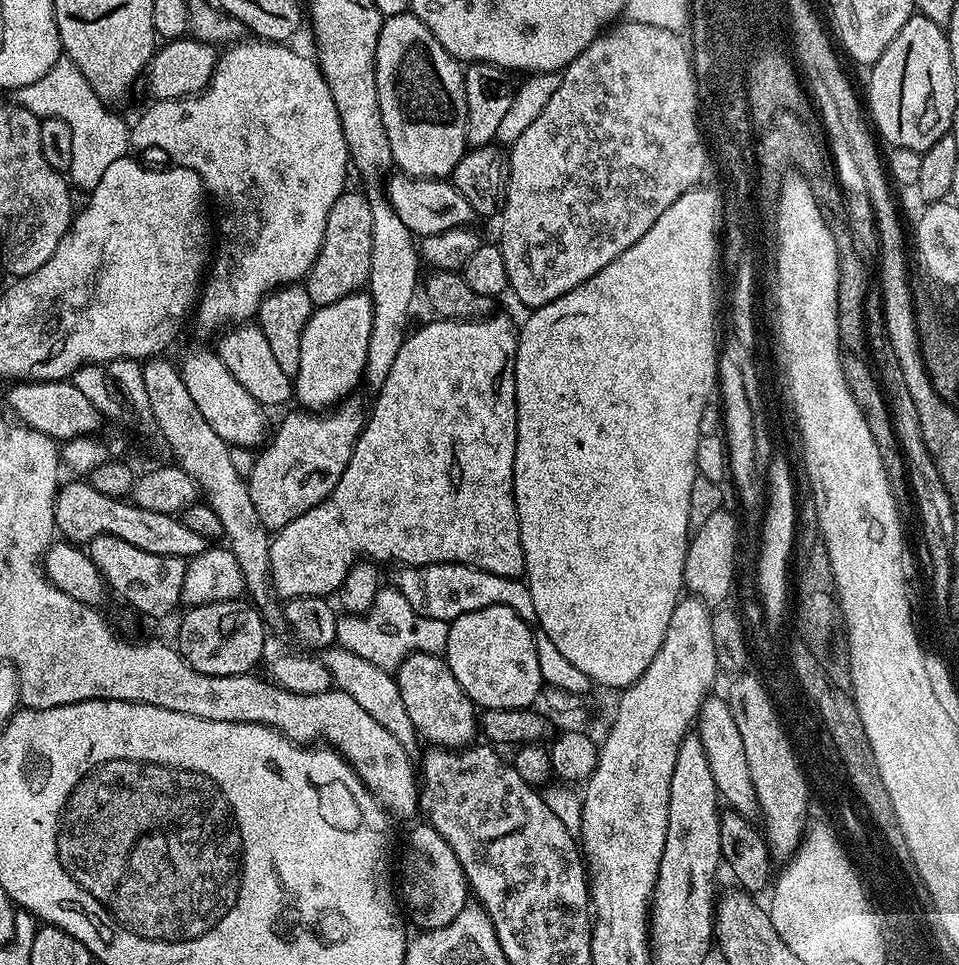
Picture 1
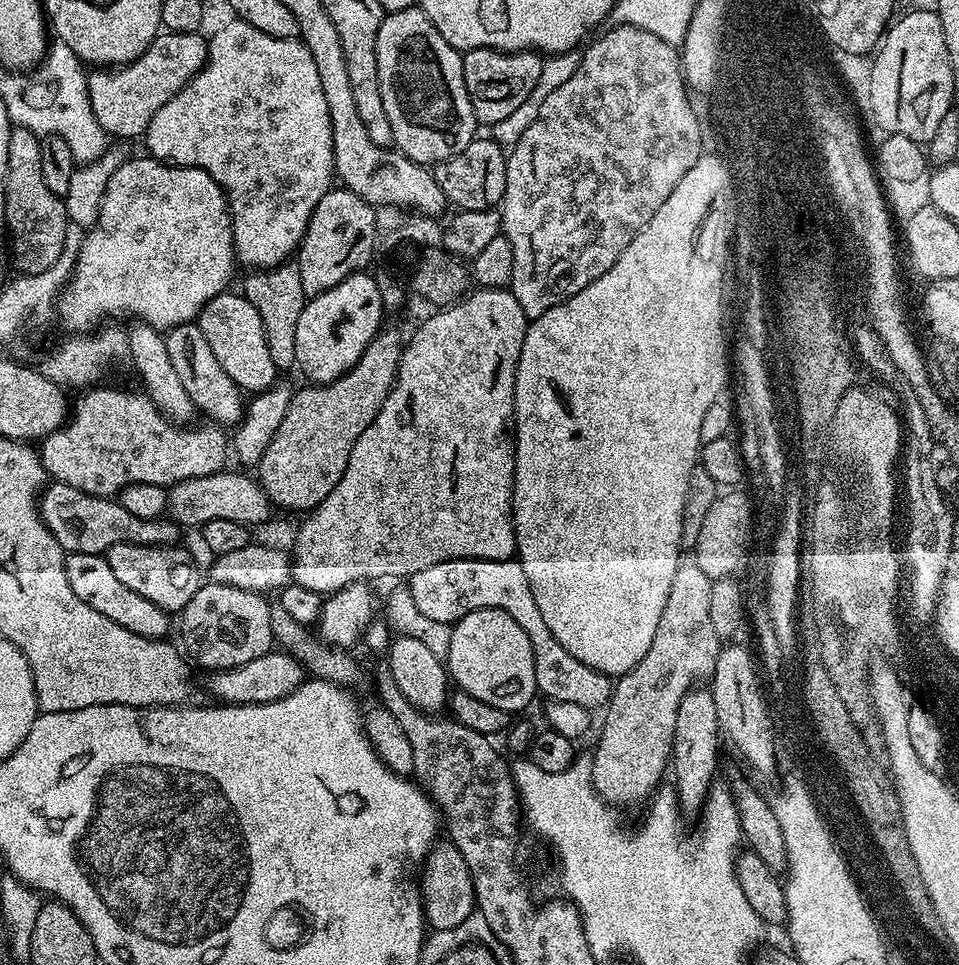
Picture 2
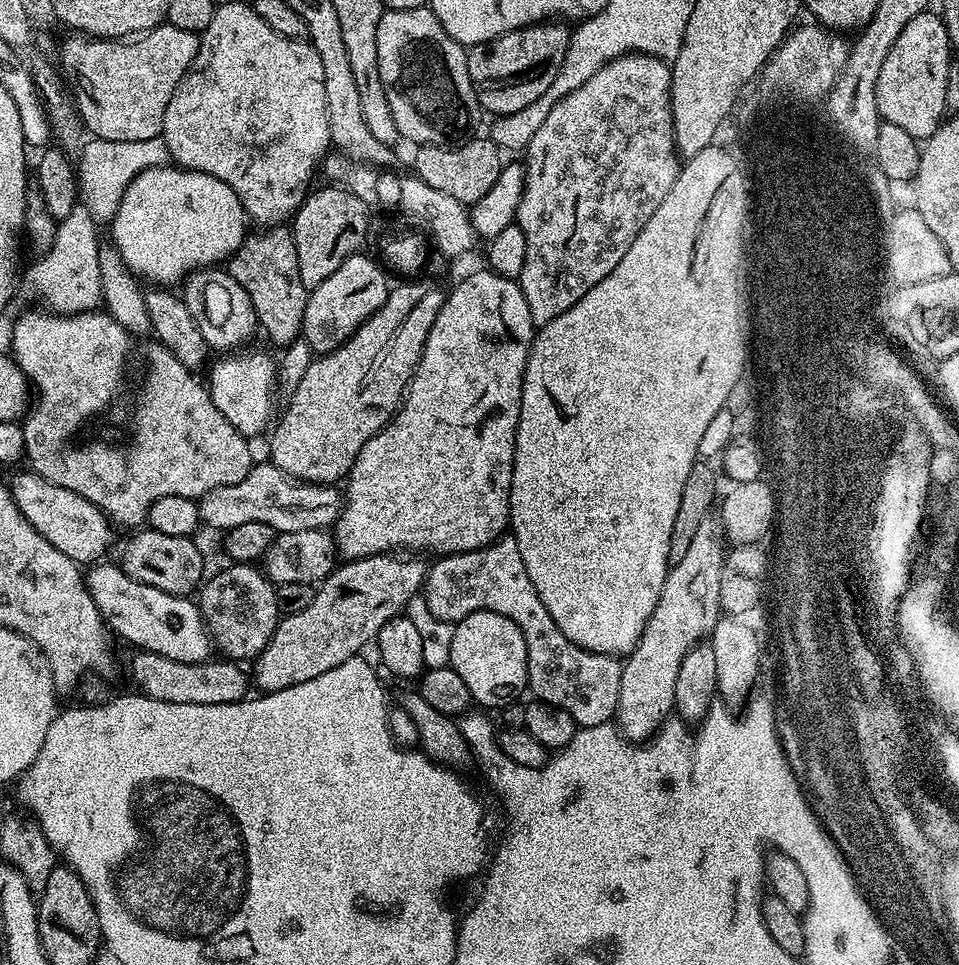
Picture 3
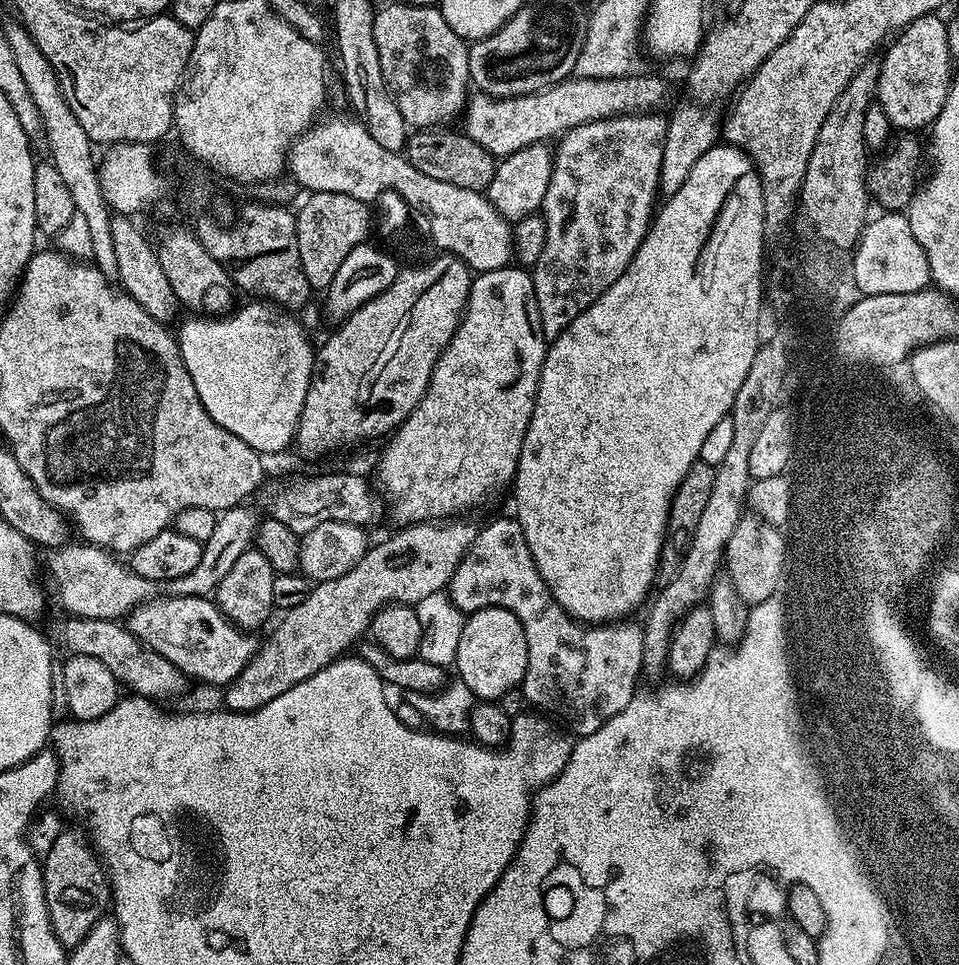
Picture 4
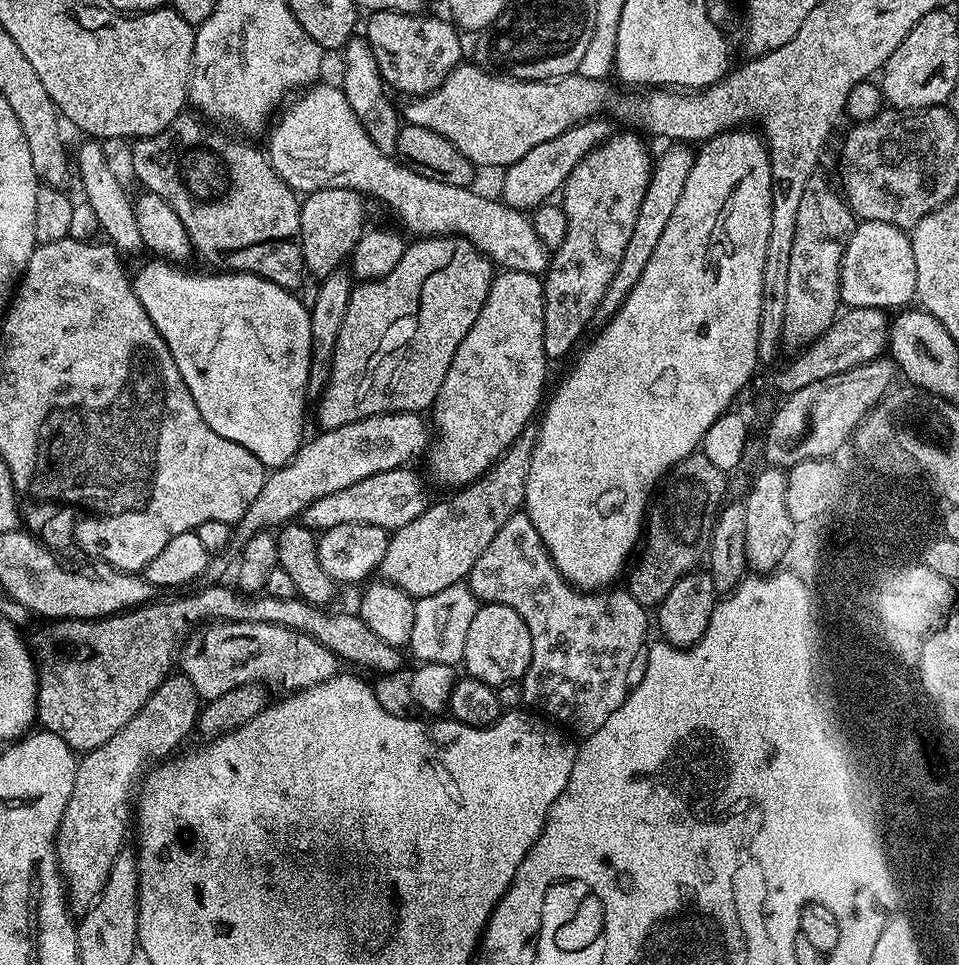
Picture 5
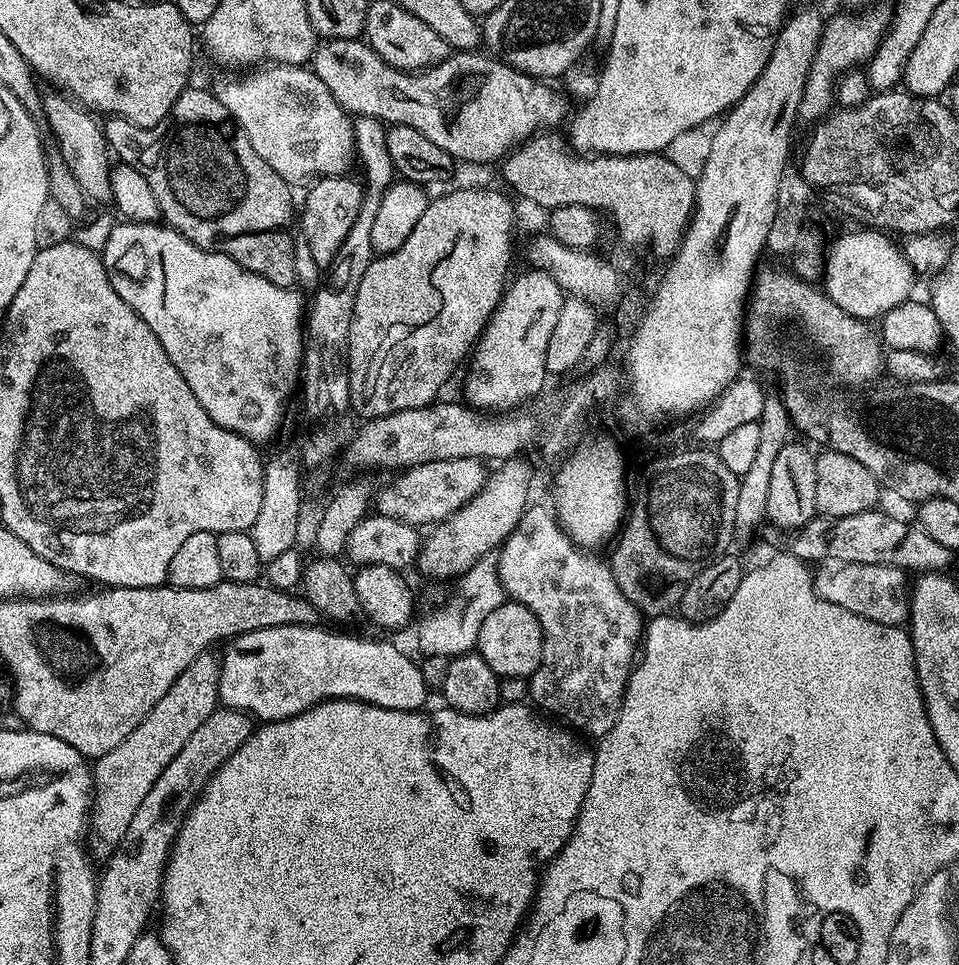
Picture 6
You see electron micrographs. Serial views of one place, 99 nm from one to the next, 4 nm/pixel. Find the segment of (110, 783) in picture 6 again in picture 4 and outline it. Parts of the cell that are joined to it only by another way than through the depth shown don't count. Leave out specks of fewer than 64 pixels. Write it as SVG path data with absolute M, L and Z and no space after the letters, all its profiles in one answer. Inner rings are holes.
M70 828L65 829L56 838L49 852L43 855L41 868L50 926L65 949L74 949L80 945L82 938L86 938L86 934L90 934L90 930L102 919L109 907L110 885L107 869L87 837Z

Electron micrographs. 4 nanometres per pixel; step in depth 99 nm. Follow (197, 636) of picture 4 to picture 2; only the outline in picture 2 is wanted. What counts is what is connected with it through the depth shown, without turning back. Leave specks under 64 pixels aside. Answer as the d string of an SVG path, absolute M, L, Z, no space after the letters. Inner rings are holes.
M69 552L65 555L66 578L70 578L70 587L86 606L98 610L98 614L106 614L110 622L118 622L118 626L126 626L134 634L142 634L151 640L167 637L169 613L163 612L150 598L142 598L135 590L130 590L118 579L114 570L110 570L110 562L104 554L78 554Z

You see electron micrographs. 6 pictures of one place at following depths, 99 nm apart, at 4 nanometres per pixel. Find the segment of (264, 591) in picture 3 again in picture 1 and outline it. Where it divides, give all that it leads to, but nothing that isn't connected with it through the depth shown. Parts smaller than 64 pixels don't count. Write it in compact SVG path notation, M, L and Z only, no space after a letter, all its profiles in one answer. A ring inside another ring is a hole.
M241 598L197 604L189 607L187 611L180 620L180 633L177 634L175 643L191 668L202 674L215 676L247 676L255 669L252 667L264 656L264 632L266 633L265 622L255 604Z

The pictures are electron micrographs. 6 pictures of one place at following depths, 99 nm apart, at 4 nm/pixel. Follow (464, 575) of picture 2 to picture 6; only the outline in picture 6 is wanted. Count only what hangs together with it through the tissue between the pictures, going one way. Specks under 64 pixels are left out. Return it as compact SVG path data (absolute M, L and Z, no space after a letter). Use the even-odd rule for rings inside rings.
M532 506L525 511L520 525L500 545L496 569L505 597L526 606L526 610L538 618L538 626L542 626L542 662L530 677L531 703L541 713L549 717L557 716L552 718L565 720L560 721L565 725L573 724L568 726L577 733L585 732L580 734L599 738L612 729L620 713L624 692L628 689L628 676L632 673L642 644L646 620L632 605L630 598L618 590L618 582L614 582L614 574L607 563L603 559L595 560L592 556L595 555L579 548L564 533L551 507Z

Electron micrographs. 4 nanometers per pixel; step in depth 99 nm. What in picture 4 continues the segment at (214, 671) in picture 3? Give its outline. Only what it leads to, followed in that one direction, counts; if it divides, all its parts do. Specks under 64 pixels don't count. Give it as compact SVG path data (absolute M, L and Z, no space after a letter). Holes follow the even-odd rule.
M67 617L52 630L53 636L67 649L66 652L98 658L114 674L119 685L137 696L153 702L180 695L190 685L184 672L157 652L146 649L127 627L117 621Z

